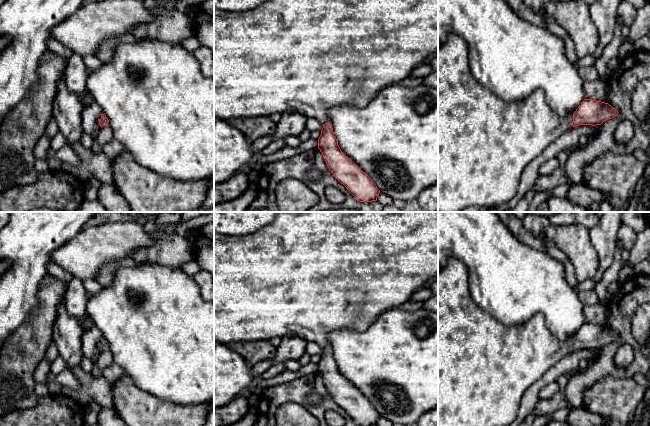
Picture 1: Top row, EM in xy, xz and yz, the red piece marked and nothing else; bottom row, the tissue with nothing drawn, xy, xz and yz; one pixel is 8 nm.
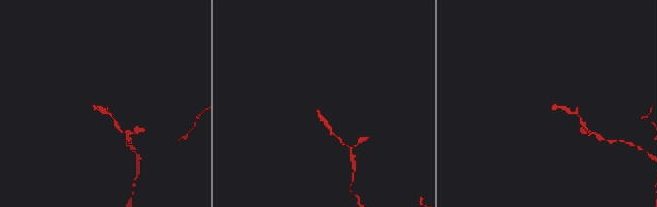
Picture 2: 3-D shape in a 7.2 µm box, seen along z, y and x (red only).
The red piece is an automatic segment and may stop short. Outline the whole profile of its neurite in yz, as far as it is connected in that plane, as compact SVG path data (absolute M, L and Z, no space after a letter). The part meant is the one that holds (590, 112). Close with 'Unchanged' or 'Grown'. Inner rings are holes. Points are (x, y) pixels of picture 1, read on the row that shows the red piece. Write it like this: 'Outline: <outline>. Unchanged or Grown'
Outline: M450 33L447 40L438 47L438 212L461 212L465 208L490 207L509 202L517 193L522 173L528 164L539 156L543 150L569 128L579 125L601 125L604 121L618 115L618 110L605 102L584 99L573 114L559 116L547 102L541 89L535 90L530 96L521 101L507 102L494 95L477 82L469 67L469 49L466 42L458 35Z. Grown

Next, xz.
Outline: M268 0L263 4L239 13L214 7L214 118L229 120L247 116L269 116L273 113L298 112L315 118L323 124L318 148L333 174L360 202L377 201L380 190L370 177L341 151L334 135L328 110L342 105L366 106L381 89L398 84L412 71L438 51L438 0Z. Grown

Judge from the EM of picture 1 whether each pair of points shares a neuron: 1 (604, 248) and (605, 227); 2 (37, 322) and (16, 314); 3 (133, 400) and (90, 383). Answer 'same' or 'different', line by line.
1: same
2: different
3: different

